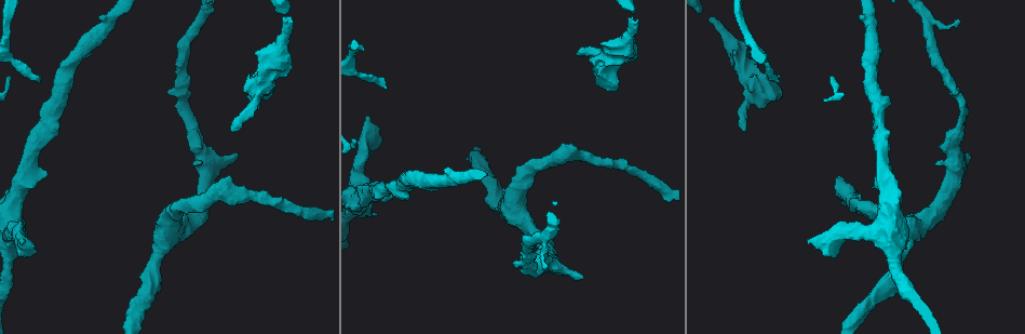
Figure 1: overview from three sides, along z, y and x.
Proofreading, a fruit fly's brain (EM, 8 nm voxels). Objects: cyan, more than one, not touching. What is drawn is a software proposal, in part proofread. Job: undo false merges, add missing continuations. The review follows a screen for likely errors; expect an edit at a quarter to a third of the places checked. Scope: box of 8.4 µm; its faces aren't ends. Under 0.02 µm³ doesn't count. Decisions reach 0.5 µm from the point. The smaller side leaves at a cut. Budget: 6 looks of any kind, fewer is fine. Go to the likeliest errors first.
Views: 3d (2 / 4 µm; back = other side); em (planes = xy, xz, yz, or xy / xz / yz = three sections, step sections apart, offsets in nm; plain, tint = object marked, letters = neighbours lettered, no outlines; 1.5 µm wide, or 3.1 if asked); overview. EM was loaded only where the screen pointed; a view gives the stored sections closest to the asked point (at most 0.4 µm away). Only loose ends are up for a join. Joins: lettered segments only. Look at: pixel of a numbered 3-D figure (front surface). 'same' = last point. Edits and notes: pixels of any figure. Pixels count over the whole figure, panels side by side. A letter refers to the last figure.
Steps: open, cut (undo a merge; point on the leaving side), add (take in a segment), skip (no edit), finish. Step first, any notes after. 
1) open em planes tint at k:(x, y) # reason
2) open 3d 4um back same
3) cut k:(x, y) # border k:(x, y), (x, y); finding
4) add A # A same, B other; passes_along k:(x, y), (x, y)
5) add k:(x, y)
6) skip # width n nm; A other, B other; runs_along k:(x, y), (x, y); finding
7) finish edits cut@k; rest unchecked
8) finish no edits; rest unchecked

open em planes letters at 1:(630, 18) # an open end

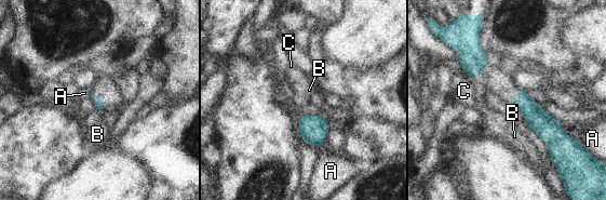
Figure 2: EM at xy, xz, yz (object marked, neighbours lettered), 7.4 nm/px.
skip # A other, B other, C other; none of them fits

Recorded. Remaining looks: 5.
open 3d 4um at 1:(613, 88) # thick end

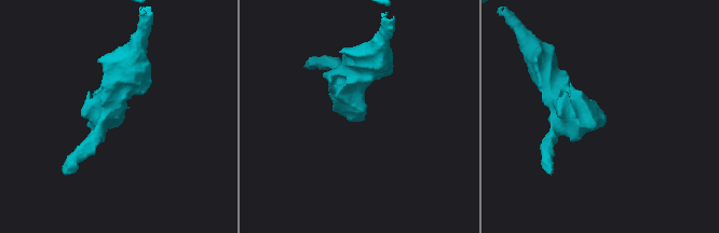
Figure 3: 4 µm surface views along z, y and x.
open em yz step 4 tint at 3:(118, 125)

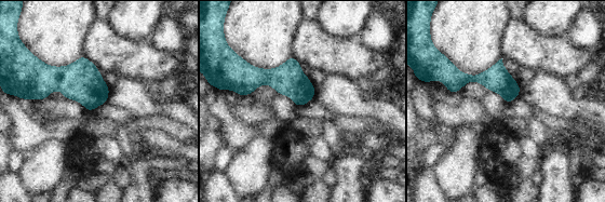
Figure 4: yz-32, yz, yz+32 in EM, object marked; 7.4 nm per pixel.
open em planes letters same

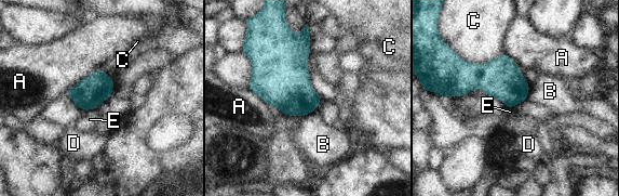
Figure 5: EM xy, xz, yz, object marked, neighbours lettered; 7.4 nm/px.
skip # width 220 nm; A other, B other, C other, D other, E other; border 5:(95, 108), (88, 110); no lettered segment goes on from it

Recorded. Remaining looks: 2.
open em yz step 4 letters at 1:(778, 78) # free end

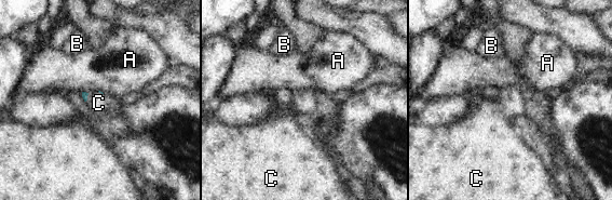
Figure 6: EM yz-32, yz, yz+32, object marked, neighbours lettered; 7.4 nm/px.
open em planes letters same # another direction

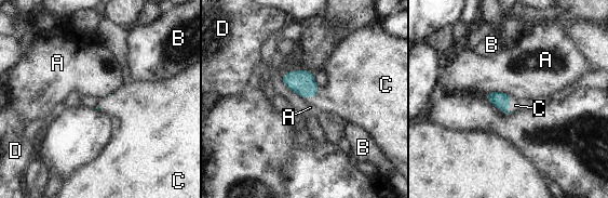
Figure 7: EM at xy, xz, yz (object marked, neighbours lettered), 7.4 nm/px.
add C # A other, B other, C same, D other; passes_along 7:(302, 82), (312, 96), (346, 93); the cell continues

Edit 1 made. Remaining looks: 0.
finish edits add@7; rest unchecked

